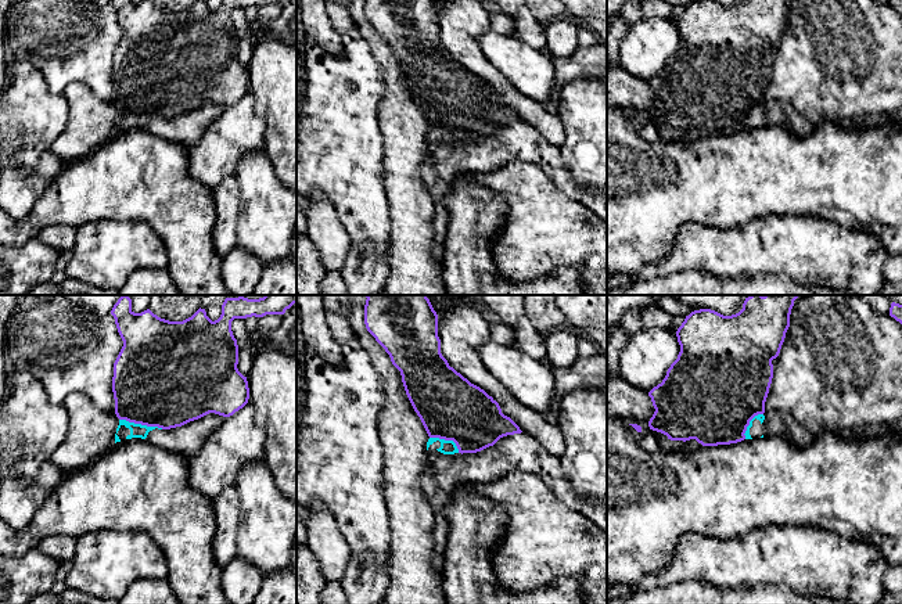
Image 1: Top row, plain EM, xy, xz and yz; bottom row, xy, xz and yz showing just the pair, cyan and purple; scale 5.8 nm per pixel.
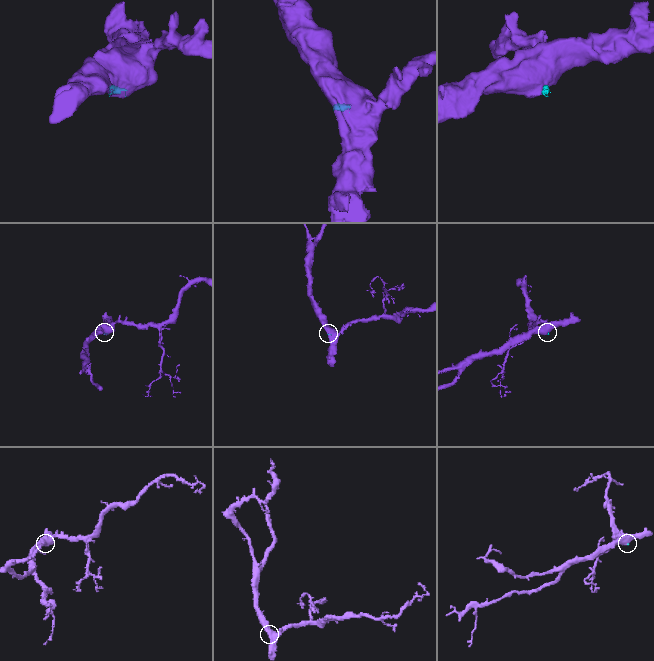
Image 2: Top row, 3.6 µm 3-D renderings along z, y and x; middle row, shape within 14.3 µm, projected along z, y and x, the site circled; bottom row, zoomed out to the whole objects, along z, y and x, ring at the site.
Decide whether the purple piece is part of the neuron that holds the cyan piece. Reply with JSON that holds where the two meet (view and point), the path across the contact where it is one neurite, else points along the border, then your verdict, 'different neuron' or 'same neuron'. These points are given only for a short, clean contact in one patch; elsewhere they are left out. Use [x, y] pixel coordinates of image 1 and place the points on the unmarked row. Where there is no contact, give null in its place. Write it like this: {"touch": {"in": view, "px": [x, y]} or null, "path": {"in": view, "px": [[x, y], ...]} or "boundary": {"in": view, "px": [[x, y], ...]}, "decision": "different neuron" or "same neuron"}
{"touch": {"in": "xy", "px": [140, 114]}, "boundary": {"in": "xy", "px": [[119, 108], [162, 118]]}, "decision": "different neuron"}

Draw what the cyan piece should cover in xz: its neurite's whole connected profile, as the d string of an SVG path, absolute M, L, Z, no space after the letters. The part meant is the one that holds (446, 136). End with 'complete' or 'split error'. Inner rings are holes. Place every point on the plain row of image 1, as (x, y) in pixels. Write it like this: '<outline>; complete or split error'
M430 127L427 132L427 154L434 158L434 169L446 183L452 183L459 173L456 155L461 147L453 130Z; split error

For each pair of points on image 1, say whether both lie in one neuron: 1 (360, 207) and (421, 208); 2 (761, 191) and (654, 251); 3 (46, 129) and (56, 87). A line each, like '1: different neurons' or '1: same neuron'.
1: different neurons
2: same neuron
3: different neurons

